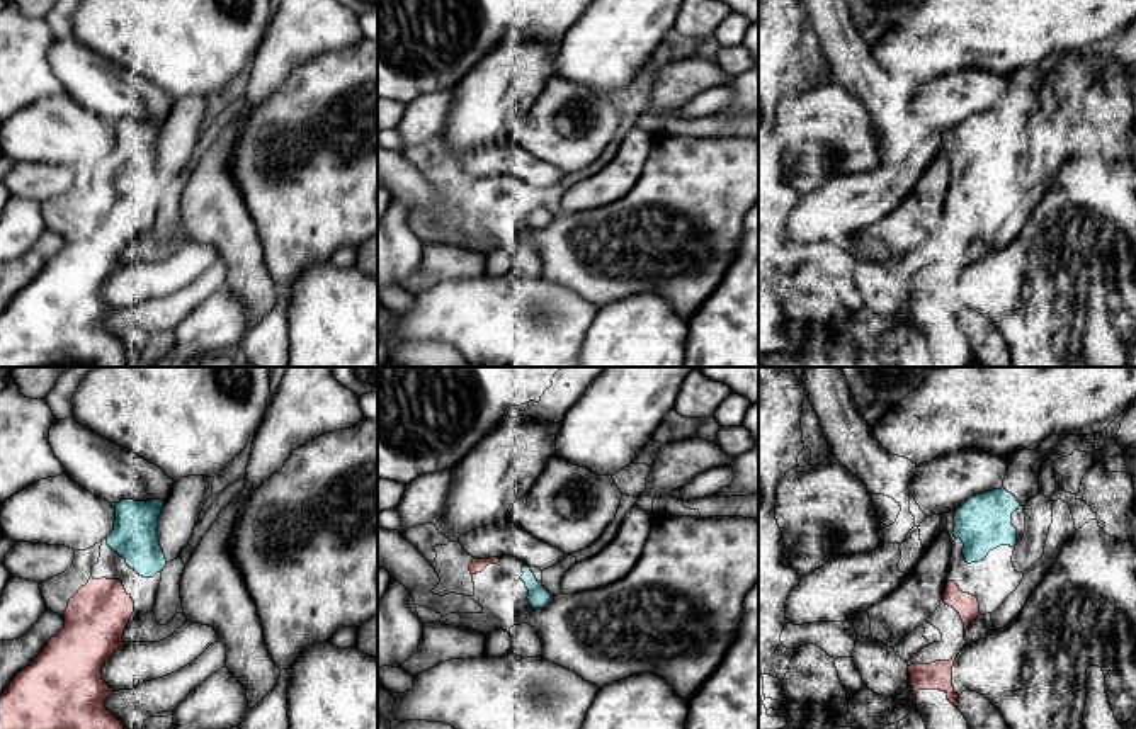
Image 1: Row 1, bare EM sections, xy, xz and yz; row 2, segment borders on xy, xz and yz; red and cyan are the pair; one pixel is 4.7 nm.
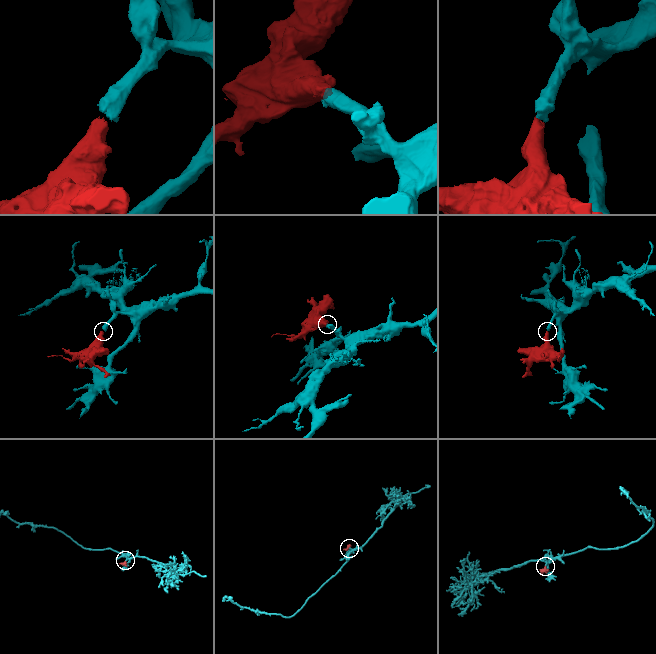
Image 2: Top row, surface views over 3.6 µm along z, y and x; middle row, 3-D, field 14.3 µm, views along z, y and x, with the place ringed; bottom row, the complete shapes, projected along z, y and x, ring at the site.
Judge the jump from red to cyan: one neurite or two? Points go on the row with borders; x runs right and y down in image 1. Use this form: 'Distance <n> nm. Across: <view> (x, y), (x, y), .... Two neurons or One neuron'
Distance 90 nm. Across: xy (118, 580), (130, 566). One neuron

